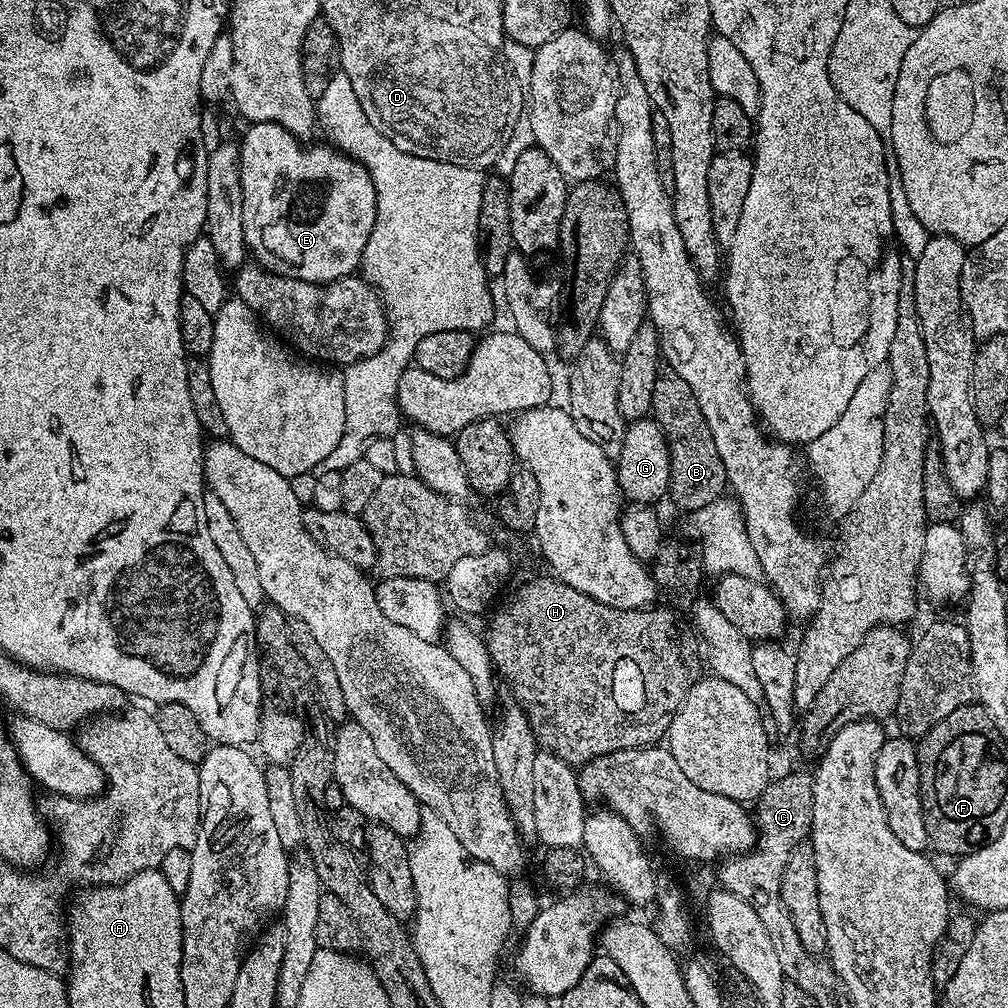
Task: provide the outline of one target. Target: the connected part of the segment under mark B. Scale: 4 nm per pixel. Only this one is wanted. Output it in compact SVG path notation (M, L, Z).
M665 371L656 380L651 415L659 422L664 437L668 439L668 453L672 459L668 487L670 500L673 500L684 514L691 514L702 510L702 506L710 506L710 502L721 499L729 487L726 466L722 458L718 458L714 434L710 434L710 426L706 426L706 418L702 418L702 410L698 410L698 402L690 386L682 382L676 372Z

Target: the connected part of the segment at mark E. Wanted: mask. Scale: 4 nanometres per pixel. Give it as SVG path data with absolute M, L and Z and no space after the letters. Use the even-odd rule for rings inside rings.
M274 122L249 123L247 127L238 143L242 226L251 259L274 276L289 276L307 284L329 284L353 275L361 267L376 217L376 191L366 166L327 143L305 146Z

